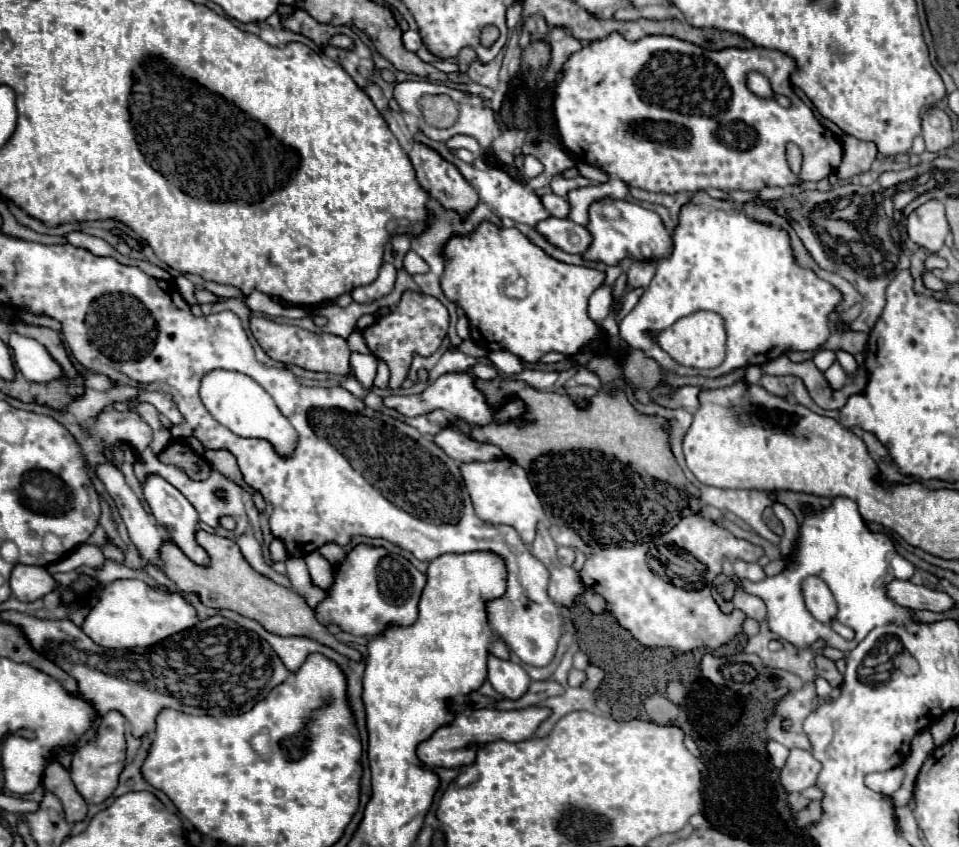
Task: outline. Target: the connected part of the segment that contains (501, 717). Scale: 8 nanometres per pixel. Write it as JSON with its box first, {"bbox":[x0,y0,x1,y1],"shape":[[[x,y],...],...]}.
{"bbox":[417,707,549,767],"shape":[[[527,707],[521,711],[497,711],[497,709],[475,709],[469,713],[469,717],[465,713],[459,713],[453,723],[439,727],[427,741],[419,743],[417,747],[417,757],[419,761],[429,767],[459,767],[459,765],[469,765],[475,761],[475,749],[469,749],[467,743],[475,745],[475,743],[489,743],[489,741],[525,741],[531,739],[535,729],[539,727],[541,721],[545,721],[549,717],[549,709],[545,707]]]}

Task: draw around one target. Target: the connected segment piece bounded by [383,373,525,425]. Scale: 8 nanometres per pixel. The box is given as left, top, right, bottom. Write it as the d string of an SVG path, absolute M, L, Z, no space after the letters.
M449 373L449 375L441 375L437 381L433 381L421 395L387 395L383 397L383 405L395 409L399 415L405 417L415 417L415 415L425 415L433 409L445 409L449 415L463 419L471 425L487 425L487 423L507 423L521 417L521 413L525 412L525 403L520 399L513 399L509 403L503 404L497 411L485 401L485 397L481 395L481 391L475 387L473 377L467 373Z

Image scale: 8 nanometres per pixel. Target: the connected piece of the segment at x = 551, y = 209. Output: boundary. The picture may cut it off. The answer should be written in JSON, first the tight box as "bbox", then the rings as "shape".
{"bbox":[541,193,569,217],"shape":[[[549,193],[549,195],[541,195],[541,201],[543,201],[543,207],[547,209],[547,213],[551,213],[553,217],[567,217],[567,213],[569,213],[567,199]]]}

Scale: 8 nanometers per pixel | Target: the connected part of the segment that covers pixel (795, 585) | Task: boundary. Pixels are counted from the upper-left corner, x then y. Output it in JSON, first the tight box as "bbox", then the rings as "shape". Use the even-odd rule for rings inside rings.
{"bbox":[739,497,915,653],"shape":[[[835,497],[829,507],[819,511],[807,505],[801,509],[805,517],[799,525],[799,539],[789,565],[779,575],[765,577],[757,583],[747,579],[739,581],[739,587],[745,593],[755,595],[765,603],[769,631],[779,641],[787,641],[797,649],[805,649],[817,639],[823,639],[827,647],[849,653],[855,645],[859,645],[859,641],[863,641],[863,637],[867,637],[871,629],[879,625],[899,625],[901,629],[907,629],[915,617],[909,609],[895,605],[895,601],[887,597],[887,585],[895,579],[911,579],[915,567],[895,551],[891,539],[883,533],[871,533],[857,511],[857,503],[847,497]],[[809,575],[815,575],[827,583],[837,601],[835,619],[855,629],[857,635],[853,641],[839,637],[831,625],[817,621],[805,607],[801,583]]]}

